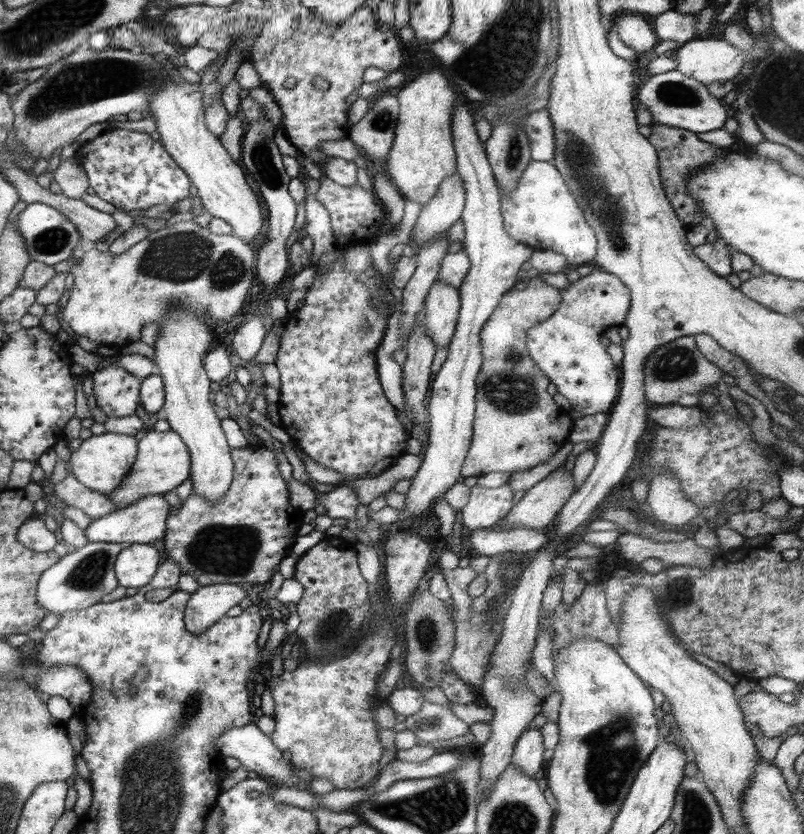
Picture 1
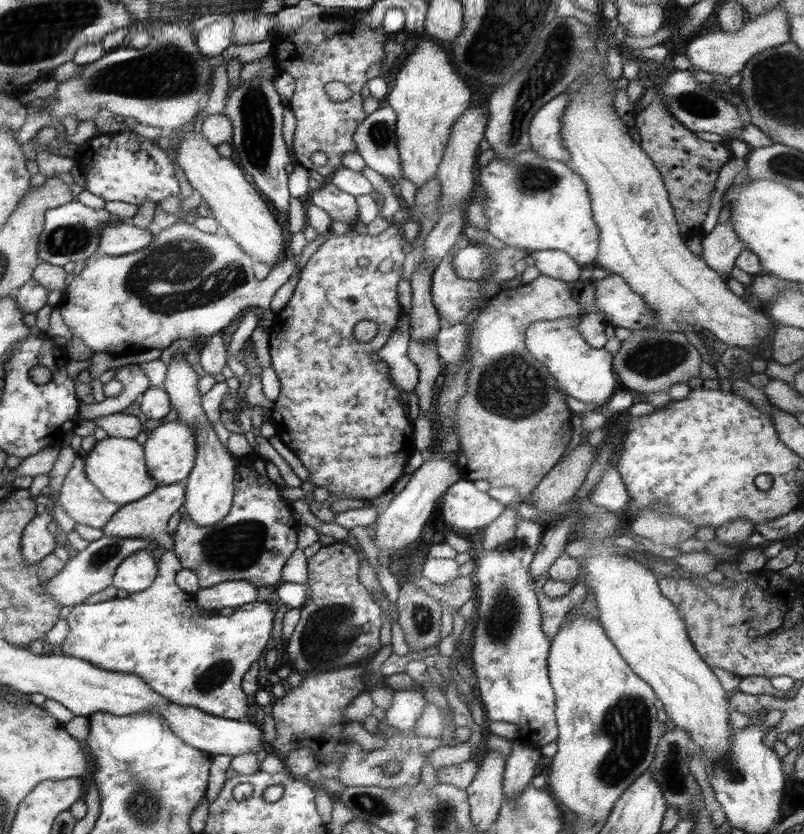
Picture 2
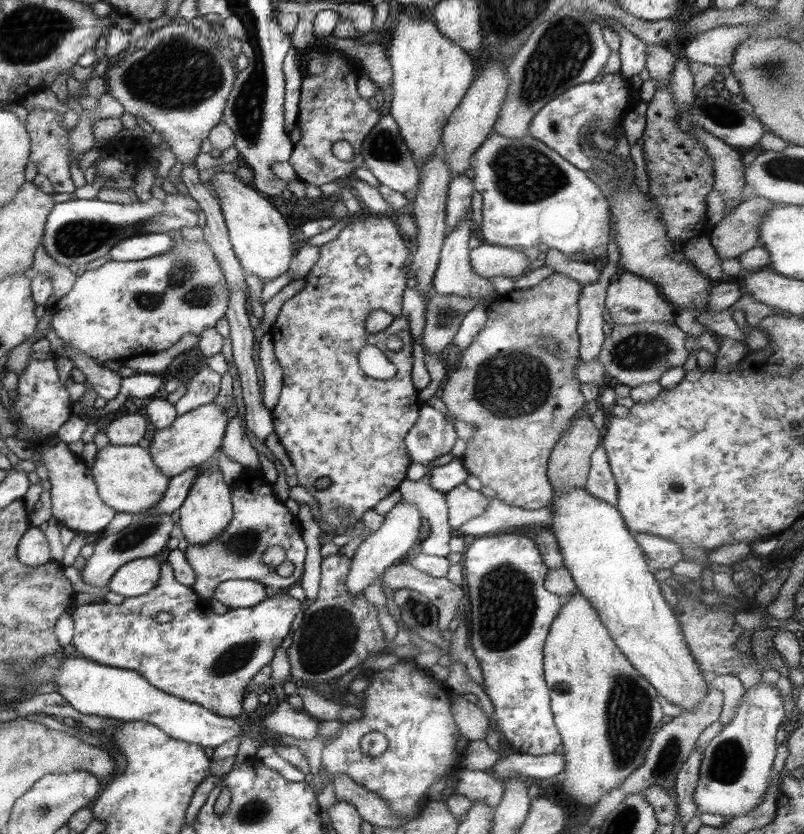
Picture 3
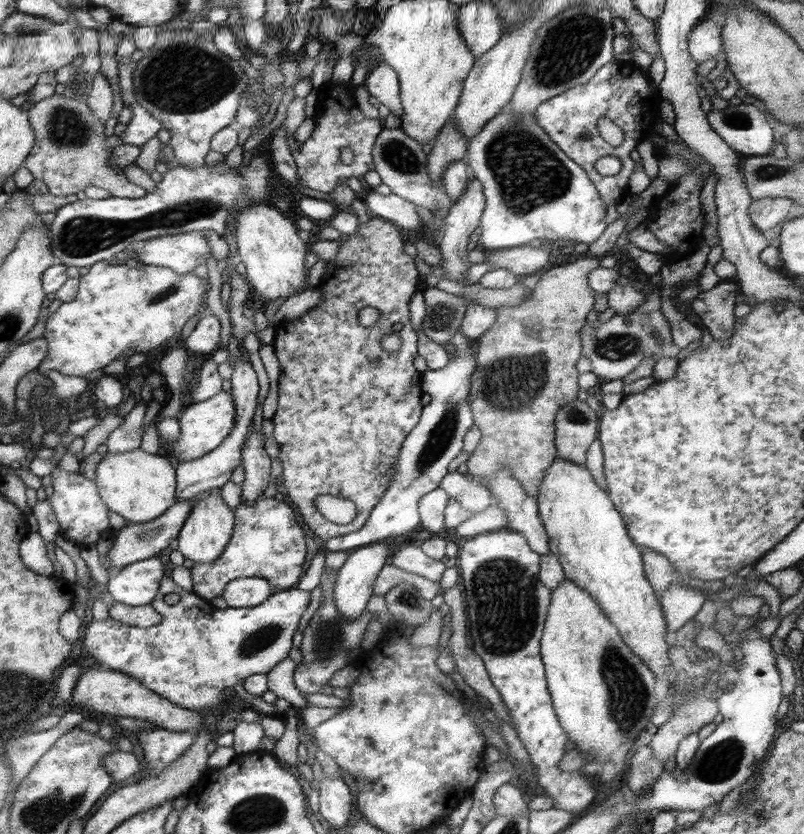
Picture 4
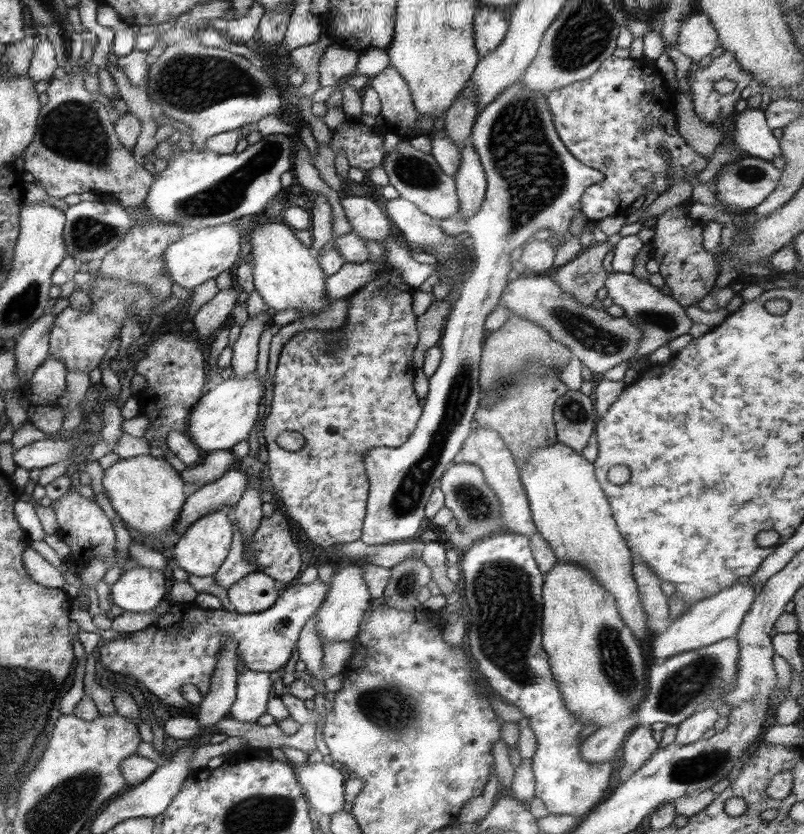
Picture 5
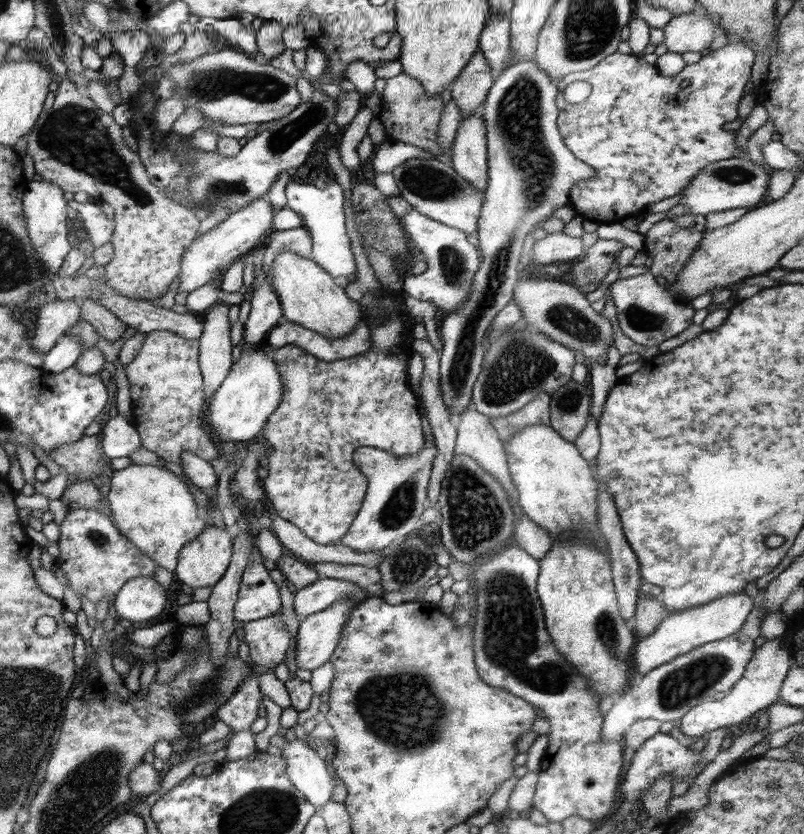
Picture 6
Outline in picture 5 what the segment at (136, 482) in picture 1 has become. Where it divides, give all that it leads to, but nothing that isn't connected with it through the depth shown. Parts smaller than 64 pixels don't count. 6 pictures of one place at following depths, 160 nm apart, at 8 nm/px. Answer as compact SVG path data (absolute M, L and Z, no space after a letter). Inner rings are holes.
M255 370L245 378L235 378L231 375L228 379L223 379L213 389L206 389L192 406L186 422L187 437L202 453L230 450L237 445L237 442L249 436L249 431L255 424L259 412L262 393Z

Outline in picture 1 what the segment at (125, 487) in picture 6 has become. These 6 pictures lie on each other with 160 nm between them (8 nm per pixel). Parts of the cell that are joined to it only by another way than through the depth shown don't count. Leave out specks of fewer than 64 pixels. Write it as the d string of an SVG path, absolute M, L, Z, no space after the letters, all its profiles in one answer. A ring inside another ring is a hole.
M106 432L99 436L91 436L81 442L77 450L71 451L66 467L73 478L85 488L96 493L106 495L112 493L121 480L129 474L135 456L137 456L137 437L129 437L125 434Z

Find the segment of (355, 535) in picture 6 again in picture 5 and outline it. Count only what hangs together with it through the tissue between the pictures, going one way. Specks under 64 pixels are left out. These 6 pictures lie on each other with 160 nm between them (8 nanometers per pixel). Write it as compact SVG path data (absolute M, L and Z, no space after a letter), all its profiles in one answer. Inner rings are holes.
M518 80L497 95L497 98L477 114L474 120L469 143L472 144L482 171L485 173L486 189L483 202L477 214L471 218L460 220L457 216L449 217L438 221L438 227L445 235L465 233L471 238L473 241L471 247L475 250L473 252L475 267L465 282L453 286L460 295L453 303L450 315L446 318L447 323L439 339L442 357L435 372L428 378L425 403L413 433L407 438L407 442L403 442L403 445L398 448L373 448L361 458L364 475L369 484L365 517L358 538L365 544L398 543L419 532L419 526L425 522L425 504L433 494L433 488L445 470L448 470L449 464L453 463L453 458L459 453L461 444L471 433L469 424L473 422L474 412L480 402L478 362L482 342L487 334L483 330L483 323L486 314L499 304L501 291L507 284L506 276L510 269L509 252L523 246L537 230L551 230L553 235L562 237L563 233L568 231L571 218L582 207L580 198L585 189L603 178L600 172L581 164L561 144L545 97L535 91L527 90L526 86Z

